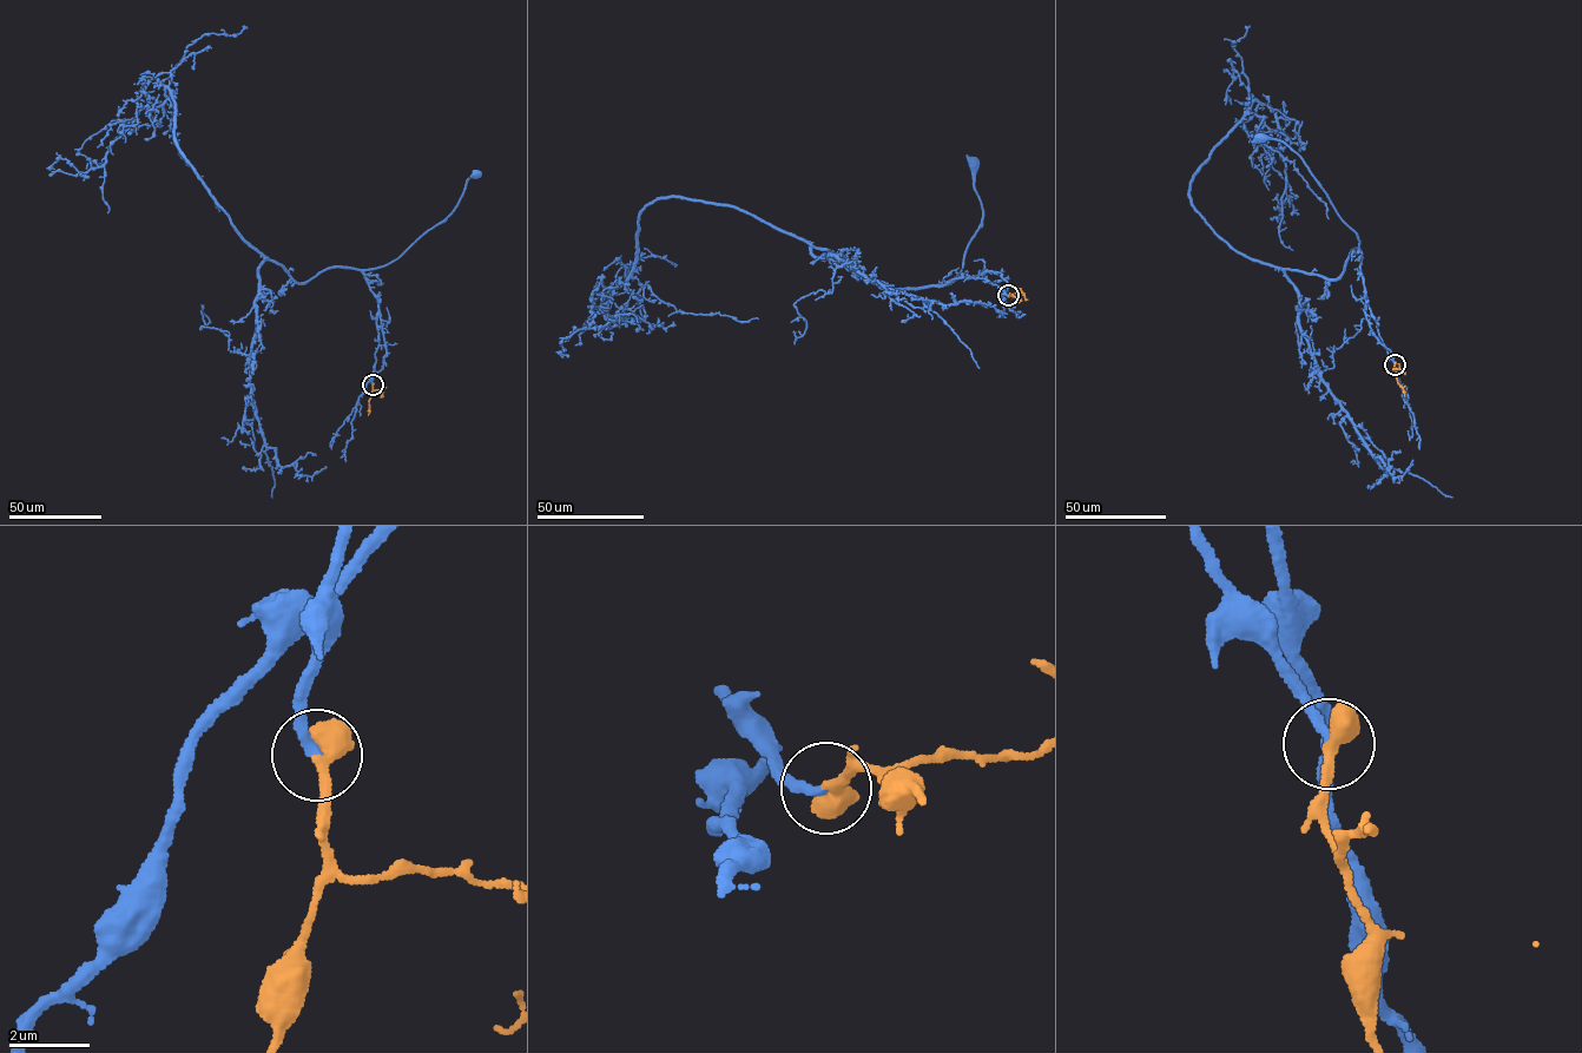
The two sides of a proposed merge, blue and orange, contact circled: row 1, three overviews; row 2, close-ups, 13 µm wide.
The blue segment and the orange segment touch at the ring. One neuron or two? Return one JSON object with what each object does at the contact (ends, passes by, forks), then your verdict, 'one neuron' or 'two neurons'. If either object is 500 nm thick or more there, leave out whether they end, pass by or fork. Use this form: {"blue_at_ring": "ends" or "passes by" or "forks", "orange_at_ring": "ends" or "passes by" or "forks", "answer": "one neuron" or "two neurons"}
{"blue_at_ring": "ends", "orange_at_ring": "passes by", "answer": "one neuron"}

